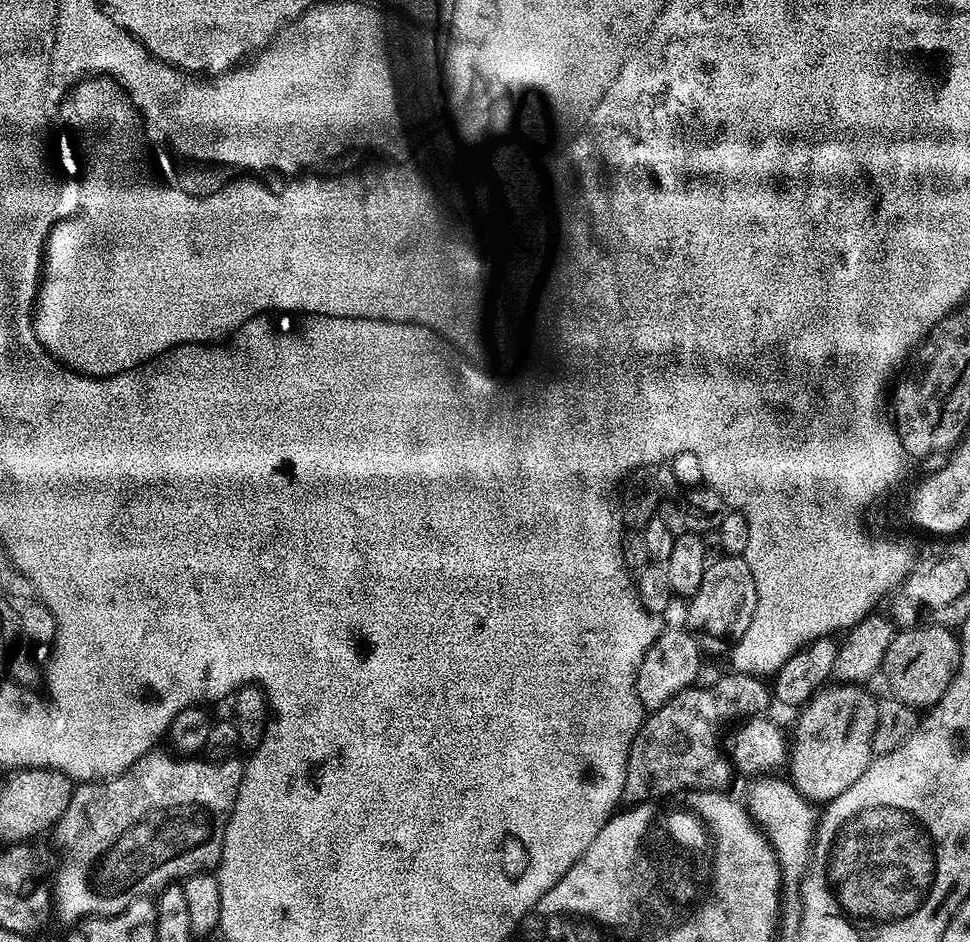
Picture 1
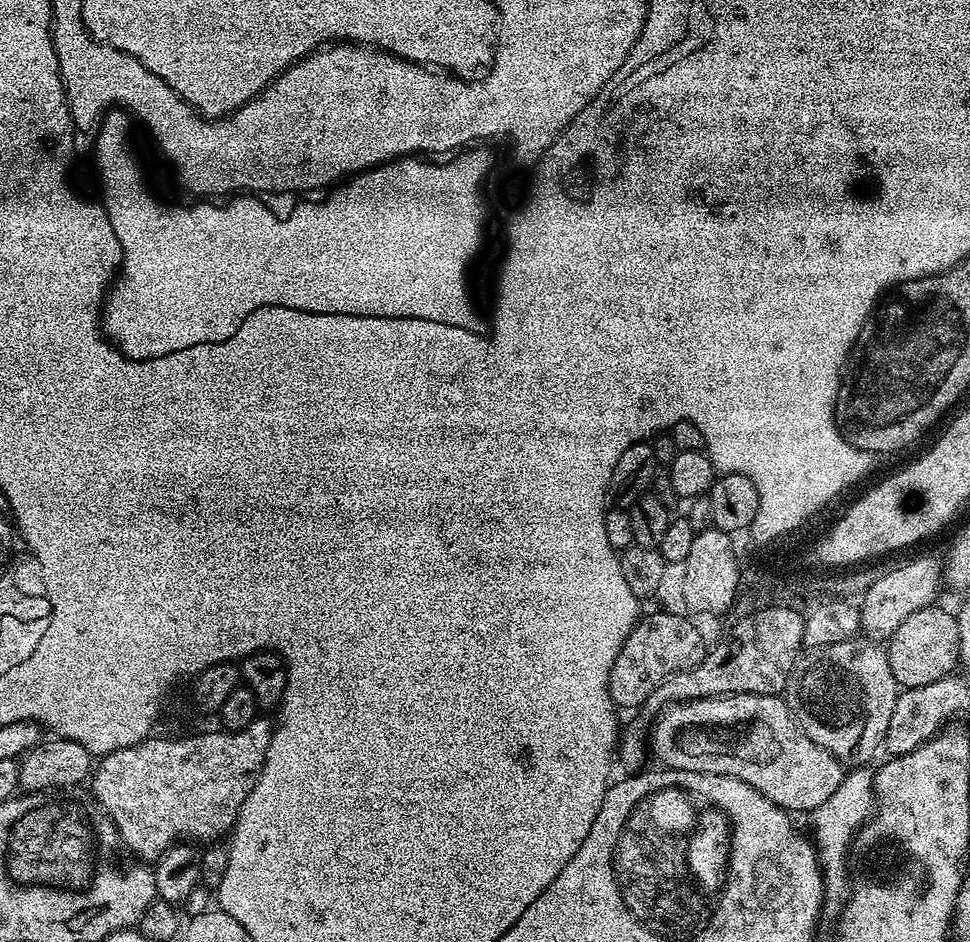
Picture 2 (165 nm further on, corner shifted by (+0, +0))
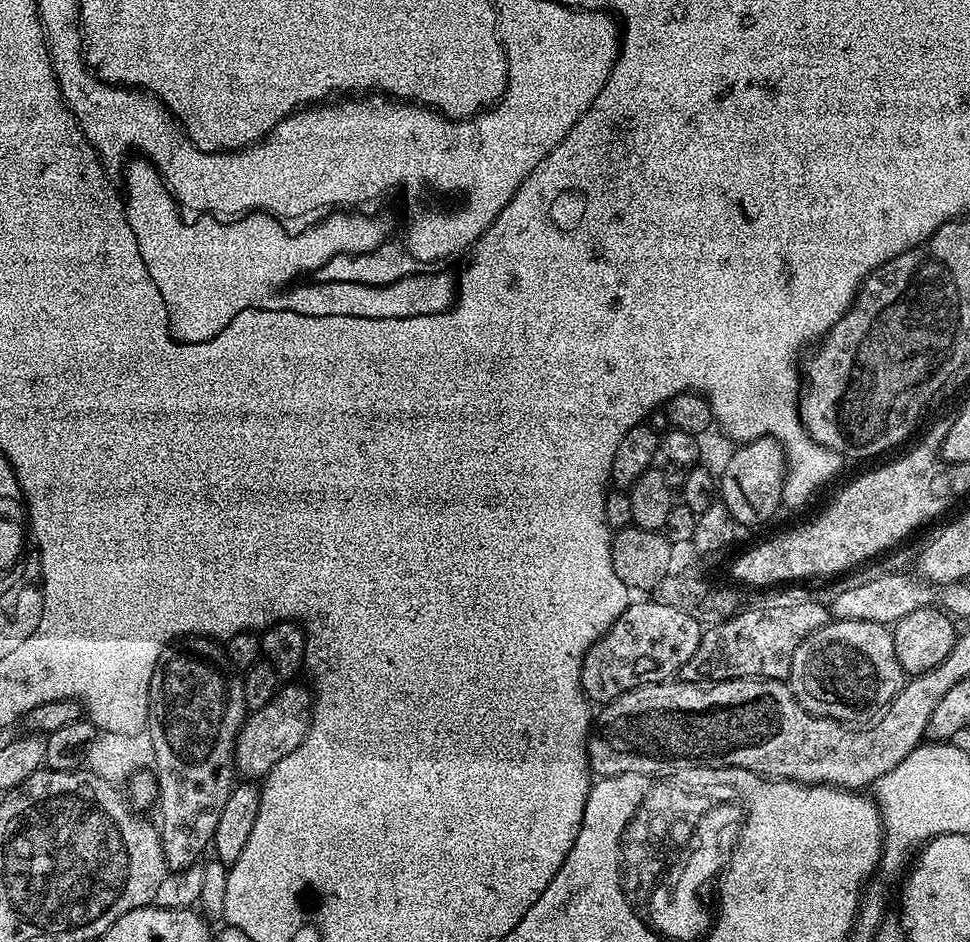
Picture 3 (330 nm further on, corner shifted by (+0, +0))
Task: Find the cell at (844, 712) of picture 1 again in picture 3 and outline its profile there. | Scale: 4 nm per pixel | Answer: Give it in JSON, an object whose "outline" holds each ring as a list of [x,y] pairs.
{"outline":[[[833,619],[794,650],[786,683],[811,716],[829,716],[852,726],[860,722],[856,720],[867,721],[887,708],[904,687],[906,673],[896,657],[889,625]]]}

